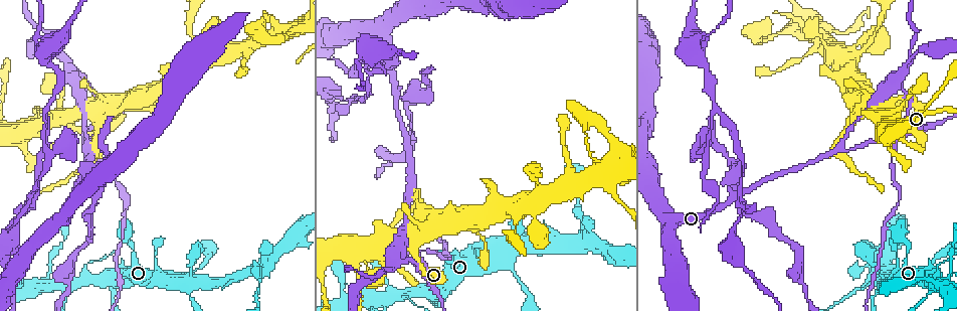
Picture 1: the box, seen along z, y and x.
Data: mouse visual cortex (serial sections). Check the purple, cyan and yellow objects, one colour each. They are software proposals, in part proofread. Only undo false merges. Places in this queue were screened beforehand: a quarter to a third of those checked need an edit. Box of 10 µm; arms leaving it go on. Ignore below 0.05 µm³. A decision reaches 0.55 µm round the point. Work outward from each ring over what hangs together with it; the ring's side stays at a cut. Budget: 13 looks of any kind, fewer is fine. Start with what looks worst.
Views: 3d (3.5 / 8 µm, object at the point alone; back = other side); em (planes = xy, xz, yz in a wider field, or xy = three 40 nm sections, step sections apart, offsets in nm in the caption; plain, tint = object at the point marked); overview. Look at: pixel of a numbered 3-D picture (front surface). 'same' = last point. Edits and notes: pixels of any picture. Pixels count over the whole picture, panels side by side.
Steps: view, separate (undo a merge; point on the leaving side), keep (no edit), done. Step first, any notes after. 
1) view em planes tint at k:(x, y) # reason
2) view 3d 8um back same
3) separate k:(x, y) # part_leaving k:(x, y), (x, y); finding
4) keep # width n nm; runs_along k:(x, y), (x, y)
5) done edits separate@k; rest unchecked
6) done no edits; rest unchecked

view 3d 3.5um back at 1:(87, 147) # branch point

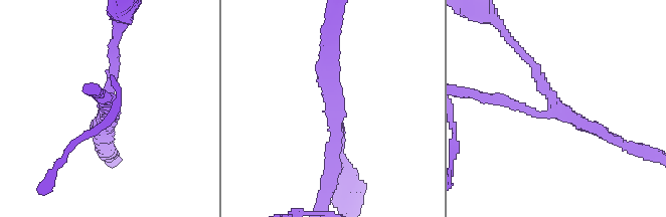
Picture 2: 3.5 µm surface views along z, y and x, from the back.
view em xy step 2 tint at 2:(559, 108) # arms 3; arm_widths 150, 200, 200 nm; need the tissue

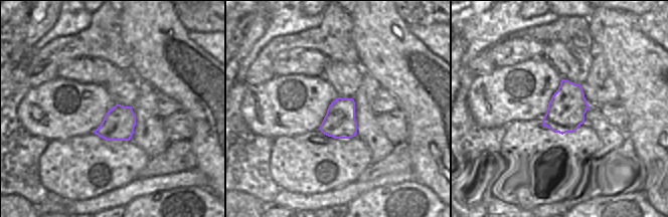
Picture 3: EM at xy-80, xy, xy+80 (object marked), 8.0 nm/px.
view em planes tint same # another direction

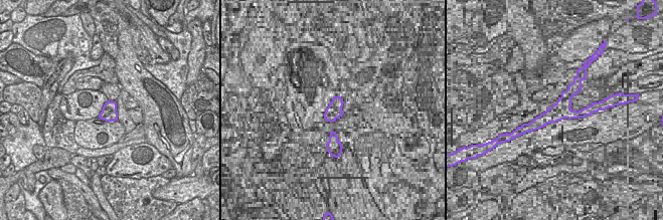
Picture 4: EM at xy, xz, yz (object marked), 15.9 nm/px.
keep # runs_along 2:(615, 139), (563, 114), (519, 52); all the same cell

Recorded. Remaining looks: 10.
view 3d 3.5um at 1:(911, 59) # three arms meet

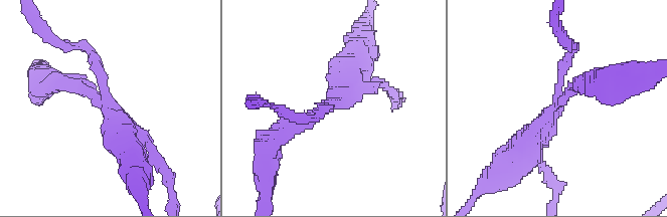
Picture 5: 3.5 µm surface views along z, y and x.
view em planes tint at 5:(559, 101) # arms 3; arm_widths 150, 200, 400 nm

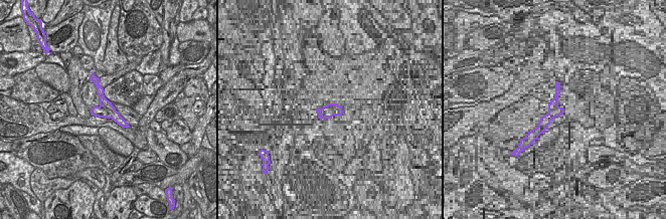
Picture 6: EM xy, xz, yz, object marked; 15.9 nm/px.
separate 5:(95, 57) # border 6:(100, 105), (107, 112), (110, 118); a second cell is stuck on

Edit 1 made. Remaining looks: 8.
view overview

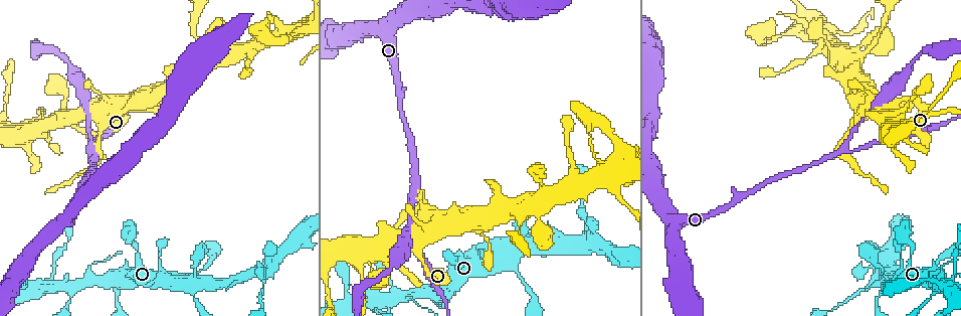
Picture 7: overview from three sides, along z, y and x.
view em xy step 5 tint at 7:(880, 295)

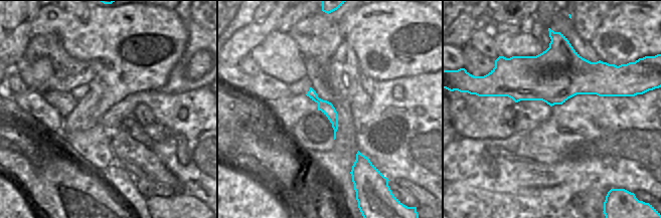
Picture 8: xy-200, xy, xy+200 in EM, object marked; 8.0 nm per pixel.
view 3d 3.5um same # wider look

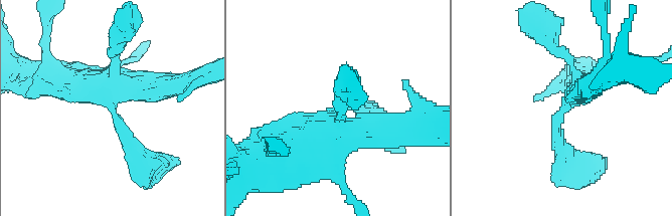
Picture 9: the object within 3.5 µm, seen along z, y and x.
keep # arm_widths 150, 250, 300, 400 nm; runs_along 8:(311, 91), (332, 115), (335, 127); continuous, no second cell

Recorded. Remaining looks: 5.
view 3d 3.5um back at 7:(584, 238) # looks like a crossing

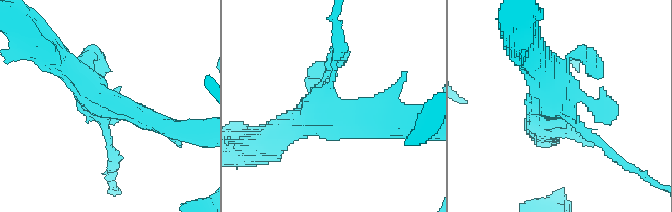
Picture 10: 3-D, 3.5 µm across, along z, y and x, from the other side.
view em xy step 1 plain at 10:(104, 108) # need the tissue

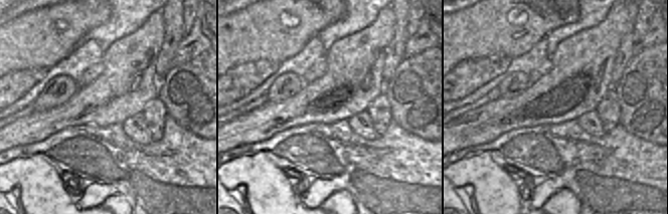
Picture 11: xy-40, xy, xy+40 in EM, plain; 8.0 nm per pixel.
view em xy step 1 tint same

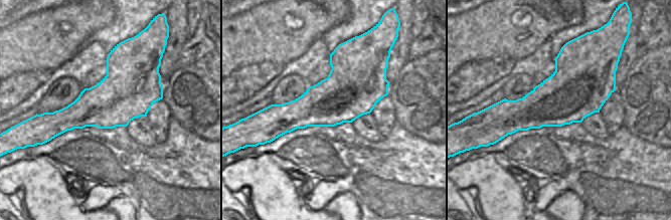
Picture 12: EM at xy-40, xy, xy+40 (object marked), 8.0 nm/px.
keep # runs_along 10:(164, 126), (106, 107), (59, 57); one cell here

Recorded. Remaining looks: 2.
view 3d 3.5um at 7:(396, 300) # four arms meet

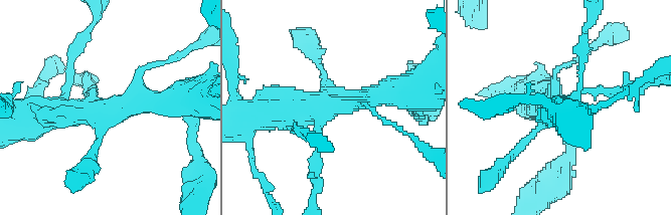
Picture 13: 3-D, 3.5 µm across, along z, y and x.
keep # arms 4; runs_along 13:(400, 92), (333, 108), (268, 111); all the same cell

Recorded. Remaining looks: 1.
done edits separate@5; rest unchecked

